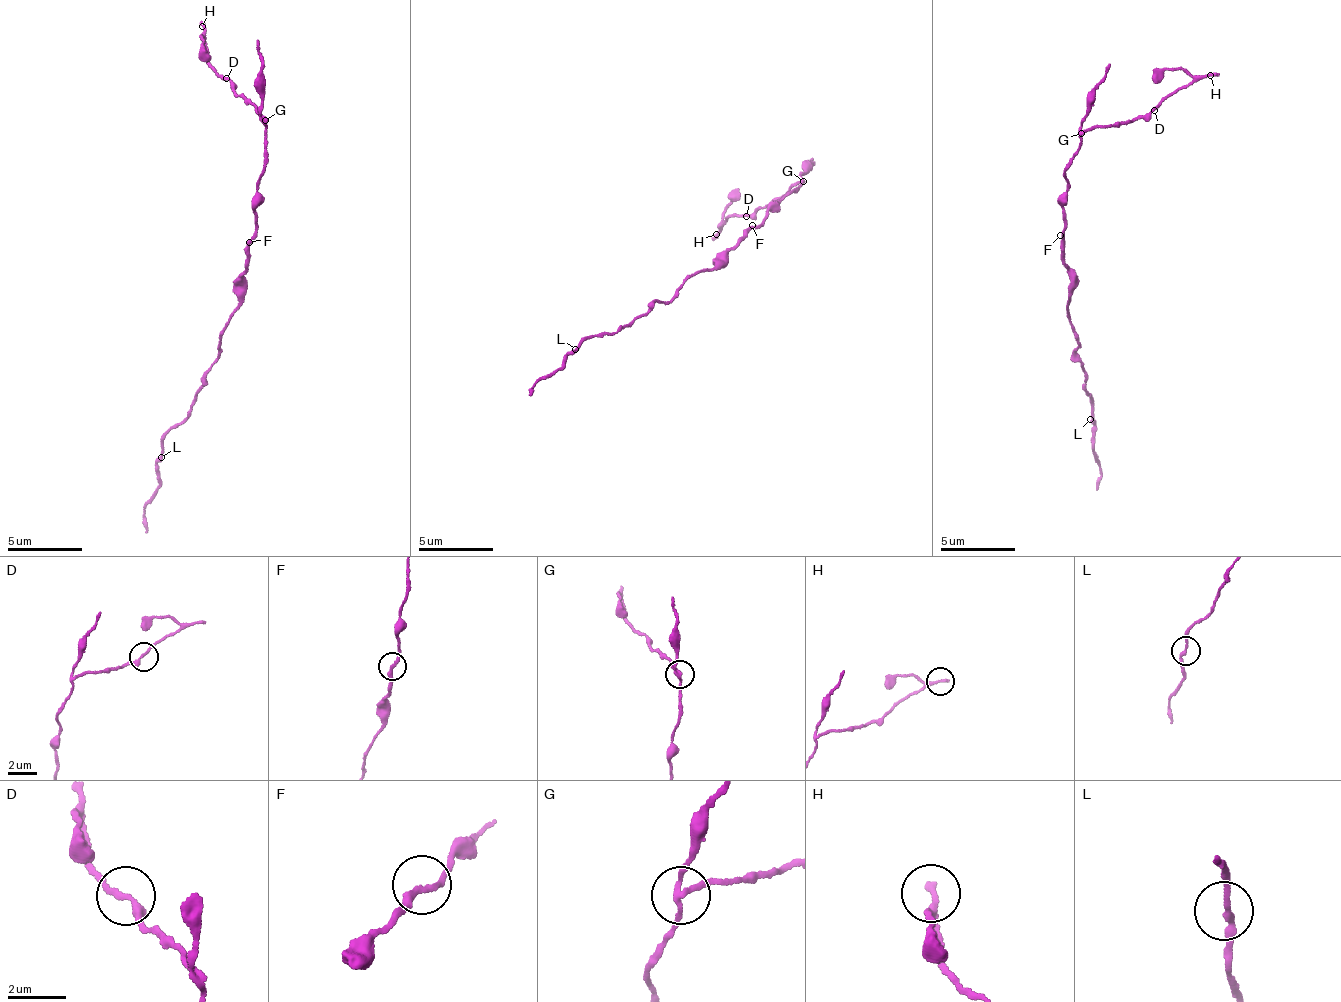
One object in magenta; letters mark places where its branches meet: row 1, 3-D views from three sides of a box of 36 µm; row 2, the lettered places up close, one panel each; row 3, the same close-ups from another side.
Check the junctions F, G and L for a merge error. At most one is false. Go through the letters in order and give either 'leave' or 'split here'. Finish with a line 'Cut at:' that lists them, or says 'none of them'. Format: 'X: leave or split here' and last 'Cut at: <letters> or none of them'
F: leave
G: split here
L: leave
Cut at: G

